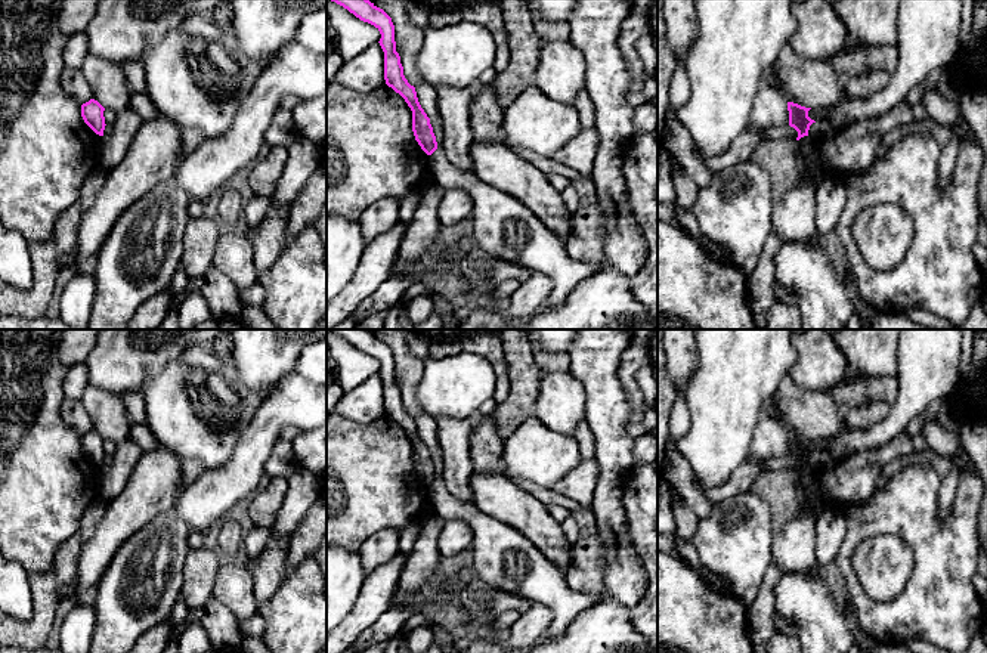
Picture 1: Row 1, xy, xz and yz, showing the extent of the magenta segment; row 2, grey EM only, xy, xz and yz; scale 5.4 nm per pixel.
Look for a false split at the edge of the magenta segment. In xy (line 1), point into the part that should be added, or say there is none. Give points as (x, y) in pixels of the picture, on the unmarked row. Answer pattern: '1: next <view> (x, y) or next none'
1: next none

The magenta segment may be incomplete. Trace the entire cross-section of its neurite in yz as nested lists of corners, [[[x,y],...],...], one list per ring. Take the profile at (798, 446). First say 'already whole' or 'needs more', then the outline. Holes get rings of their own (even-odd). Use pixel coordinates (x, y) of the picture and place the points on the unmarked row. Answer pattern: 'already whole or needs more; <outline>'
already whole; [[[788,433],[789,457],[798,462],[796,471],[799,471],[804,467],[808,467],[810,457],[816,454],[808,448],[810,440],[811,439],[805,439],[798,434]]]

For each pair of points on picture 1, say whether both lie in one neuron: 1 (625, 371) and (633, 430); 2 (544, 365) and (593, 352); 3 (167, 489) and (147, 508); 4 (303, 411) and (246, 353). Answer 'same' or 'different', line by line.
1: same
2: different
3: same
4: different

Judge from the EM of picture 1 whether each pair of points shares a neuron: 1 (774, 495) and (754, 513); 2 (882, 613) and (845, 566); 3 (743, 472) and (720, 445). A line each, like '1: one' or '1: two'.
1: two
2: one
3: two

